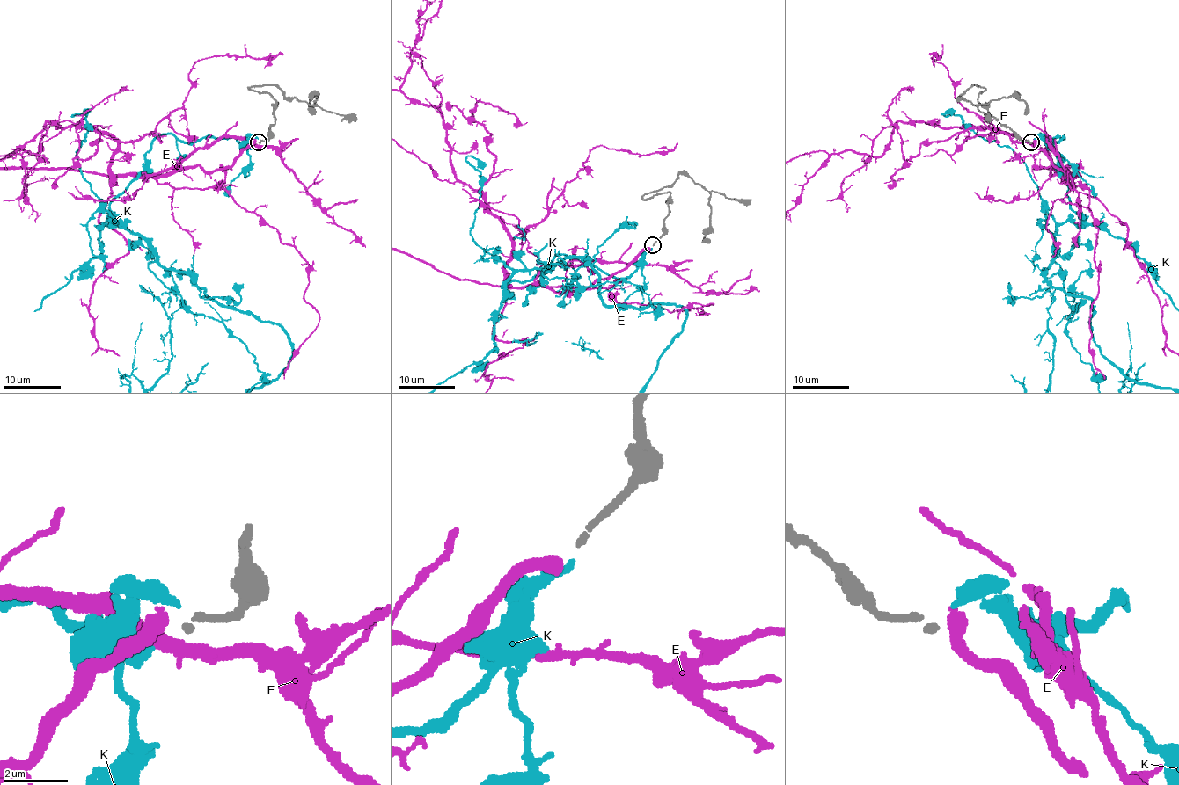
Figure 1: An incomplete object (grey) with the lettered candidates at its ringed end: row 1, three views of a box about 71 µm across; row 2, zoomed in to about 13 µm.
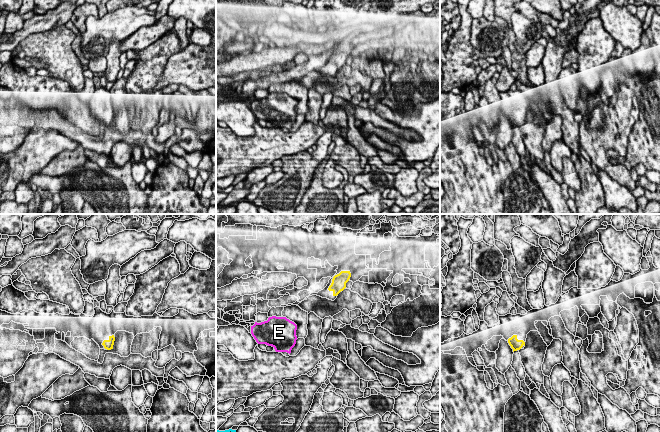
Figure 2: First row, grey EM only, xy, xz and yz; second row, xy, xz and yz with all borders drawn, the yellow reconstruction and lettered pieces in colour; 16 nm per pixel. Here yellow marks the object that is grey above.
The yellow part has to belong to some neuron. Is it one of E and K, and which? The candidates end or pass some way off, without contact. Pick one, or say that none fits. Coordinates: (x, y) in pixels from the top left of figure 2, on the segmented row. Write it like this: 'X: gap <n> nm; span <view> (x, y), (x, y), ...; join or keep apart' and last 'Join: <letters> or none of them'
E: gap 750 nm; span xz (333, 295), (296, 325); keep apart
K: gap 2650 nm; span xz (333, 295), (235, 430); join
Join: K

